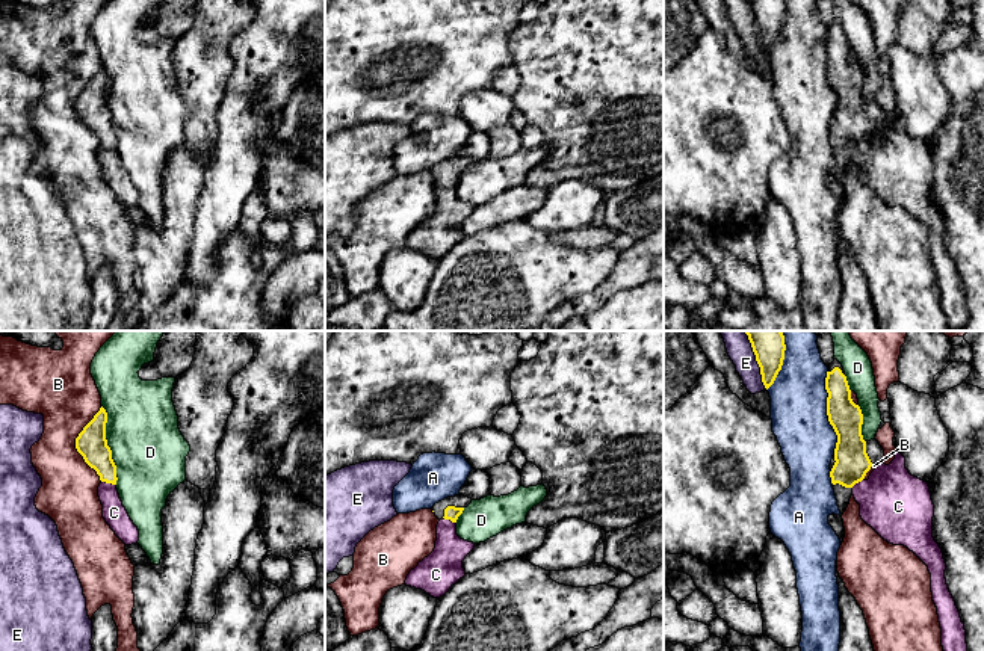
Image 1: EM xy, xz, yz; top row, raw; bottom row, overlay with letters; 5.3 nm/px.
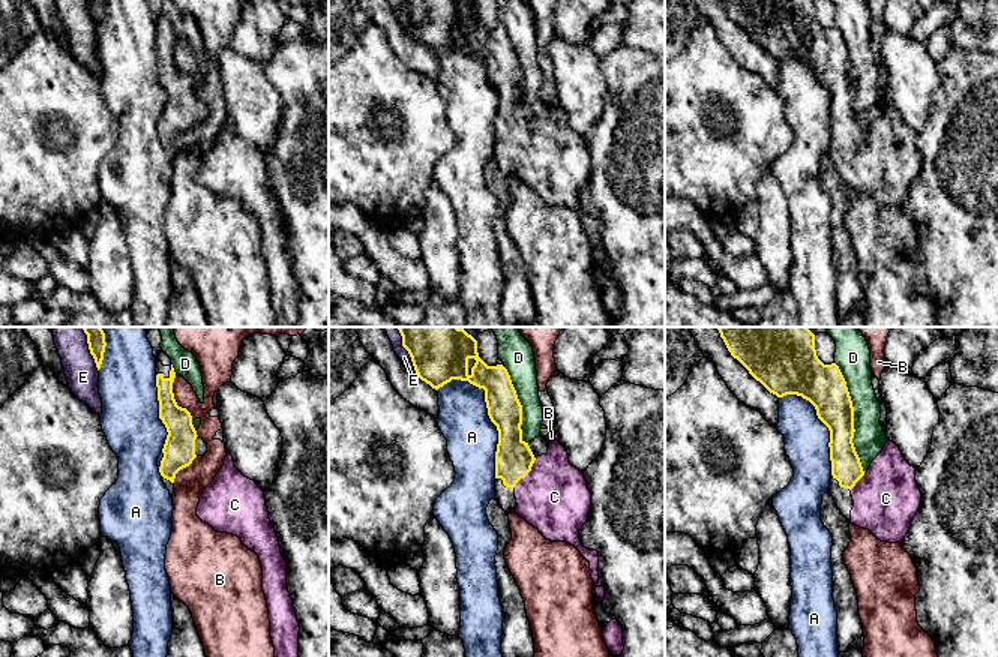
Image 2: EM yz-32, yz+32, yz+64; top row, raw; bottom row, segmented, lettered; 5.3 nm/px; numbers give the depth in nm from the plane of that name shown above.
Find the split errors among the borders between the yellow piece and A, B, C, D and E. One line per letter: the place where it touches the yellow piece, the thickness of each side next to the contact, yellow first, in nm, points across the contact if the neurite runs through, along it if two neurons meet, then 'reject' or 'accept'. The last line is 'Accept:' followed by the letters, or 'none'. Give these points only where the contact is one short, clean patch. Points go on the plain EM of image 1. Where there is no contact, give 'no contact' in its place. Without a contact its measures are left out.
A: yz (827, 74) | 170/300 nm | reject
B: xy (76, 106) | 160/320 nm | reject
C: xy (109, 144) | 160/120 nm | across xy (91, 104), (108, 133), (109, 144), (109, 160), (114, 174) | accept
D: xy (106, 106) | 160/380 nm | reject
E: yz (758, 24) | 160/130 nm | reject
Accept: C

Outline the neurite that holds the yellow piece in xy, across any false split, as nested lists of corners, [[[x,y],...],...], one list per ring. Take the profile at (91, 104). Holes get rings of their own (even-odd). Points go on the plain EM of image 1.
[[[101,68],[76,100],[76,110],[100,137],[98,159],[103,166],[103,180],[125,207],[132,207],[139,202],[139,192],[130,181],[116,151],[116,127],[107,107],[106,85],[107,74]]]

